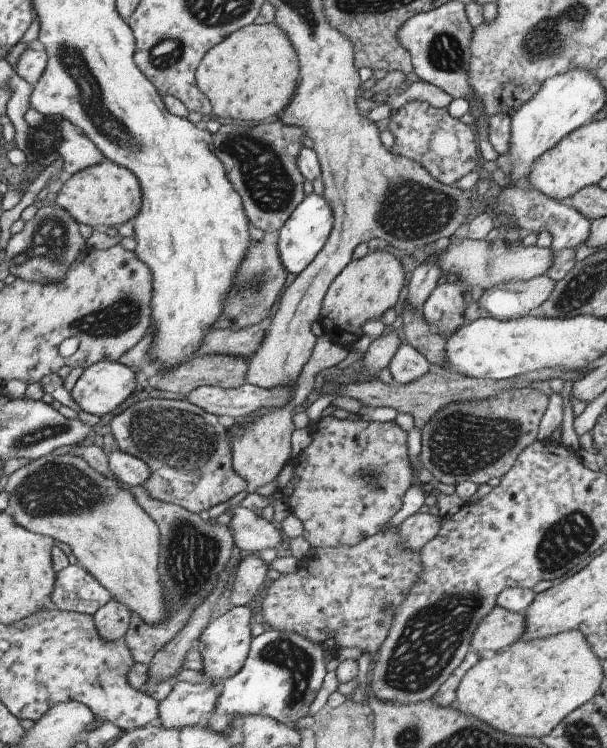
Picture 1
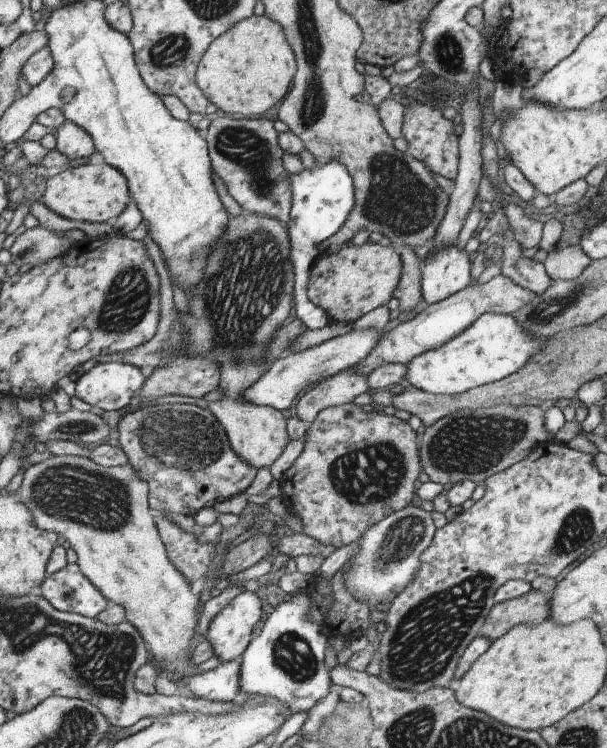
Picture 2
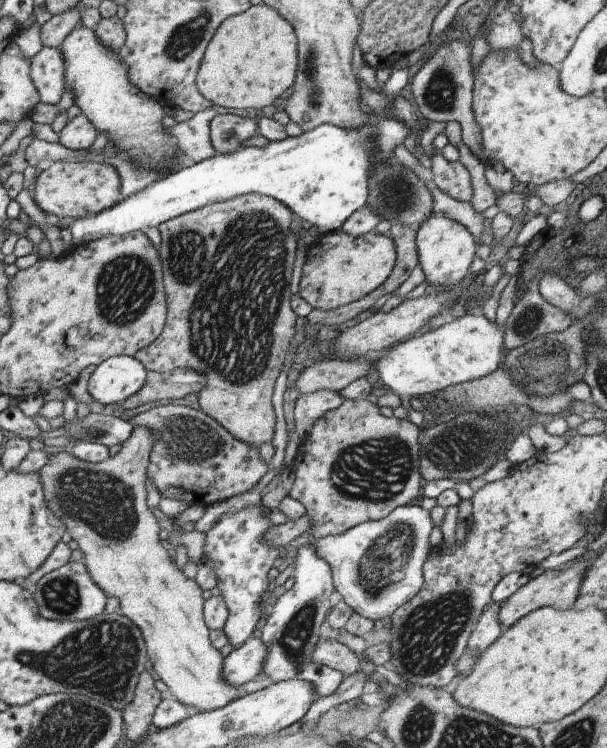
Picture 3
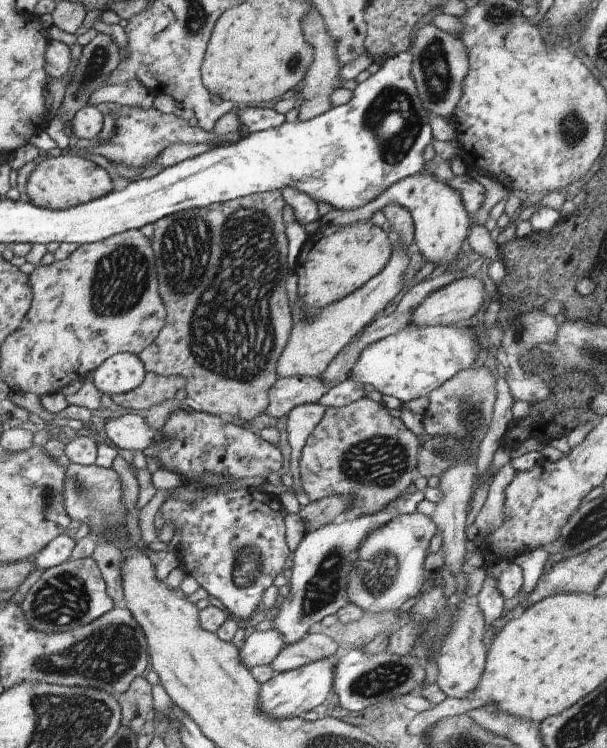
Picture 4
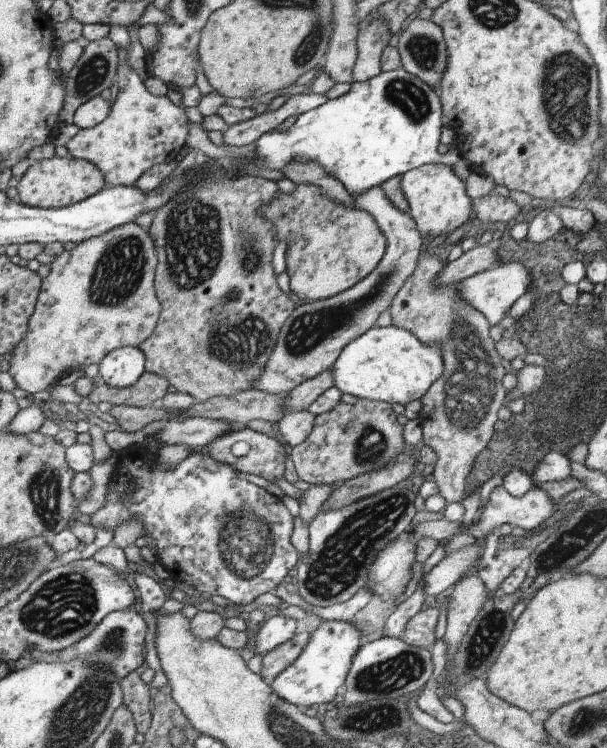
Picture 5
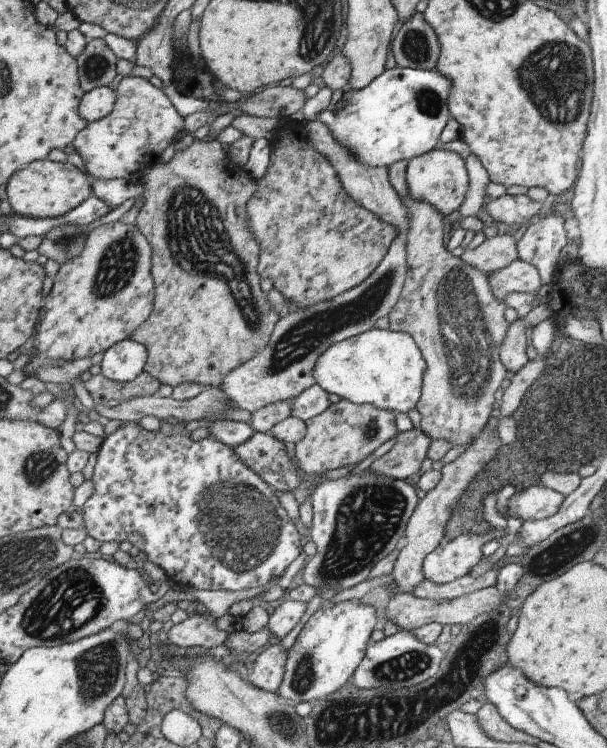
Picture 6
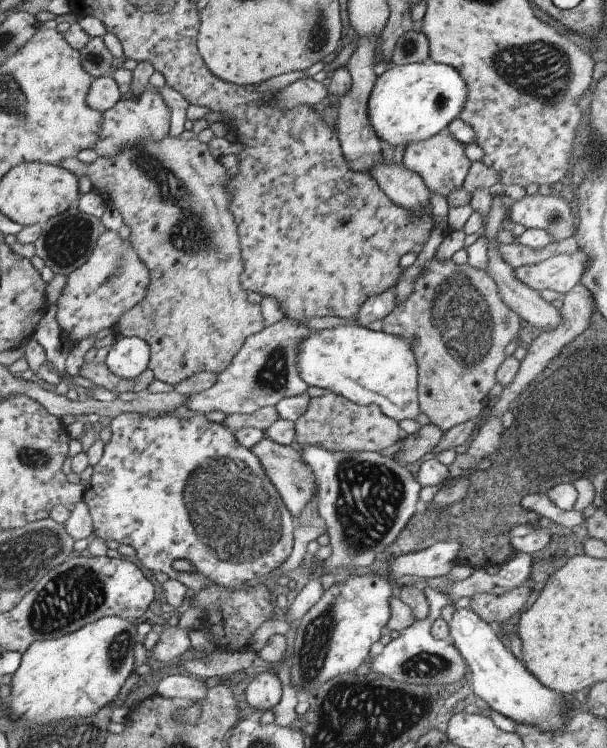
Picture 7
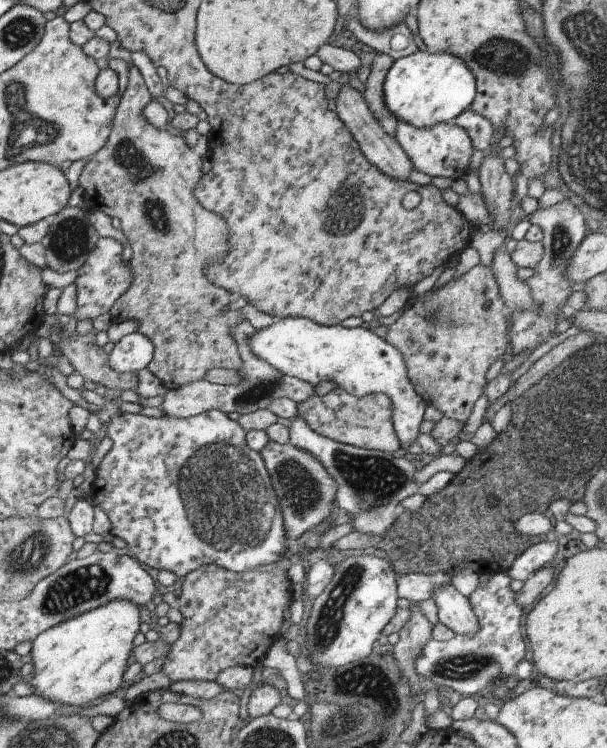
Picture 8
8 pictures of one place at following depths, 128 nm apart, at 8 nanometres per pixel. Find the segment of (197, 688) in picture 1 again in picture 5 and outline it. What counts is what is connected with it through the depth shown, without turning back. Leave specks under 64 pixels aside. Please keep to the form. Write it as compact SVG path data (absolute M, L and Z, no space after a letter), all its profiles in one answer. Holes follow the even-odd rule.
M275 615L261 625L253 639L254 654L267 654L273 648L281 646L294 635L295 622L291 618Z

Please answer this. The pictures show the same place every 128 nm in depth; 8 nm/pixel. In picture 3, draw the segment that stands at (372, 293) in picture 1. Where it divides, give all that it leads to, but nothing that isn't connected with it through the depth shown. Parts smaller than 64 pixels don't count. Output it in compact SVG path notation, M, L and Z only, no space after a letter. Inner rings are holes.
M342 230L318 235L305 253L298 285L299 298L312 309L343 311L346 305L365 298L387 280L395 266L395 255L392 240L373 230L359 238L351 238Z

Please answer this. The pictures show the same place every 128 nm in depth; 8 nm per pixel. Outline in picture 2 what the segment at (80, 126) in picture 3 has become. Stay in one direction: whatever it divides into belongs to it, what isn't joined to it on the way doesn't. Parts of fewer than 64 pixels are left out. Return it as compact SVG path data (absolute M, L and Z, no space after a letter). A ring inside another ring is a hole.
M65 121L53 133L54 149L63 154L67 160L88 157L95 152L93 141L85 130Z

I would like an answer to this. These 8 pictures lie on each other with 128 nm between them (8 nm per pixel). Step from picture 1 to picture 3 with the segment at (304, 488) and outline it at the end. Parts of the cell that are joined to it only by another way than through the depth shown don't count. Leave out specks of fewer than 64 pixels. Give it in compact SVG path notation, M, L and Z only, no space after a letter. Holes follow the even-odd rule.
M353 399L345 400L337 408L328 410L321 418L313 423L311 430L308 434L302 438L299 444L299 449L296 452L295 458L293 458L290 464L291 473L293 473L293 483L288 491L289 498L297 500L303 504L306 515L311 520L311 526L307 533L311 539L323 538L327 535L340 535L347 532L349 528L353 528L355 525L365 521L373 521L381 519L387 516L393 508L405 505L407 502L411 502L415 496L417 496L417 490L419 490L419 428L407 419L395 418L395 417L383 417L379 414L378 406L371 404L368 399Z

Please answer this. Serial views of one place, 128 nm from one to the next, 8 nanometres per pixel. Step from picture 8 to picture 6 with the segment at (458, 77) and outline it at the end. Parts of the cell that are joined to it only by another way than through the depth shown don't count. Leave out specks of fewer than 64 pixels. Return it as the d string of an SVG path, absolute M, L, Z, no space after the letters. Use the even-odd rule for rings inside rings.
M394 67L383 69L362 89L346 91L344 98L335 106L318 112L315 122L321 122L333 138L335 144L341 146L341 150L347 150L349 158L357 162L357 166L365 166L366 169L389 168L397 161L411 161L425 152L438 147L439 134L449 120L447 108L447 96L451 92L451 82L445 76L437 74L435 70L413 70L407 67Z

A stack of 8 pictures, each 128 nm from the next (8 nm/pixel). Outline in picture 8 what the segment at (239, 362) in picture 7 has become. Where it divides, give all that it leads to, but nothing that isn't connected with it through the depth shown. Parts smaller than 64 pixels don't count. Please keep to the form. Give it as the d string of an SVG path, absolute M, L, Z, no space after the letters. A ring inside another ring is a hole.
M246 319L230 328L230 335L236 342L237 352L239 358L241 358L241 368L235 370L241 376L241 382L236 385L216 385L201 379L174 389L167 388L160 405L163 416L187 418L187 416L195 416L208 410L219 410L219 412L229 412L229 414L235 412L235 414L242 415L255 412L255 410L266 409L273 400L278 398L288 398L298 405L300 402L307 400L309 396L313 396L314 386L275 370L273 366L269 366L267 362L263 362L261 358L257 358L257 354L253 354L249 350L247 336L251 336L253 332L255 332L255 329L249 325L249 321Z

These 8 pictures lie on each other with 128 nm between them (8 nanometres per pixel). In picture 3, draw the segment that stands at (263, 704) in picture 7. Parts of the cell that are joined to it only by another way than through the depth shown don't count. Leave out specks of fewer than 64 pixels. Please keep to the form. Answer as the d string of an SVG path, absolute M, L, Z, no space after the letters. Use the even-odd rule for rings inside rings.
M319 639L317 646L313 648L311 660L331 670L339 670L343 678L347 678L359 668L360 657L335 639Z

